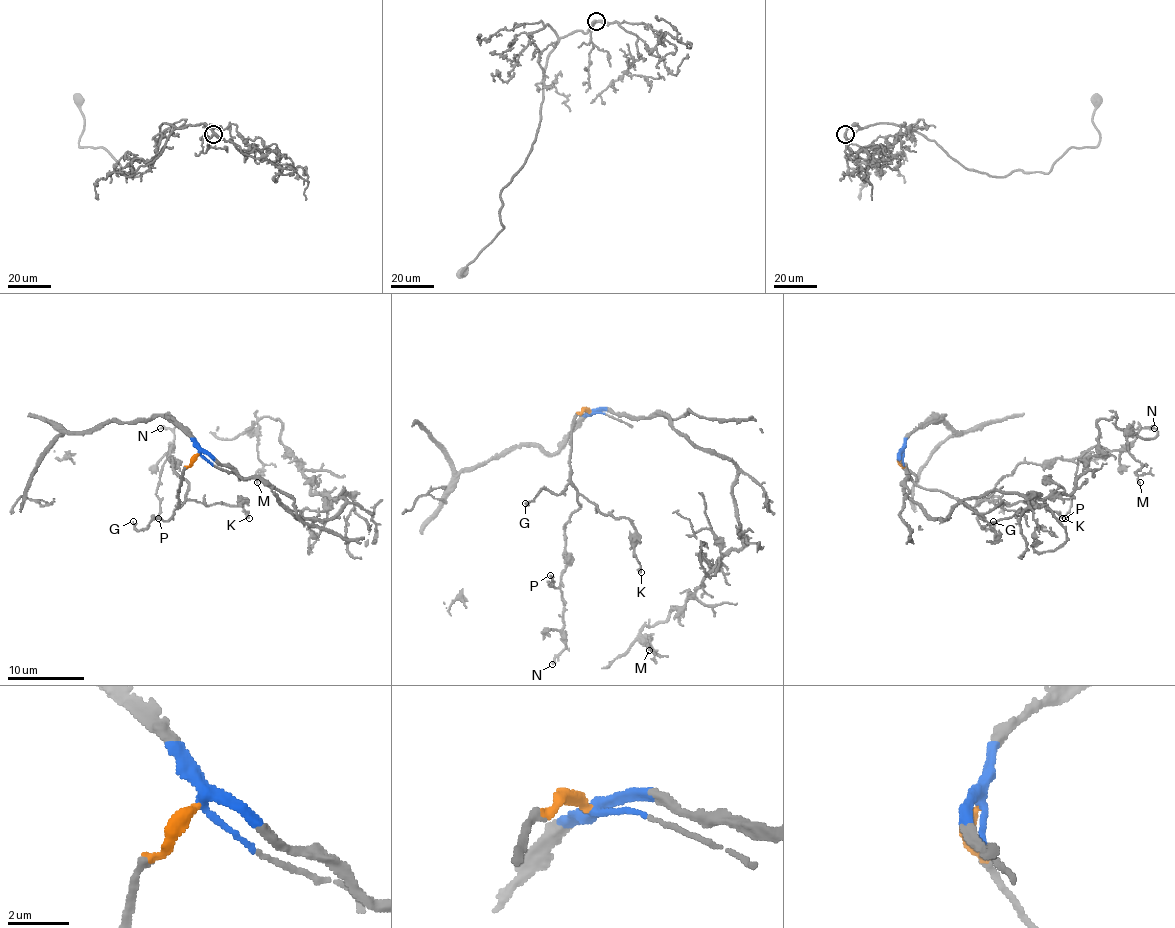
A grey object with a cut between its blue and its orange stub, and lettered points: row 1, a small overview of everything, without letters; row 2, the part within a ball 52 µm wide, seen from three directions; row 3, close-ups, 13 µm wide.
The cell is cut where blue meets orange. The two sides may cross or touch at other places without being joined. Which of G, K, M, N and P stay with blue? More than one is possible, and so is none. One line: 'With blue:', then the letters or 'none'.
With blue: M

